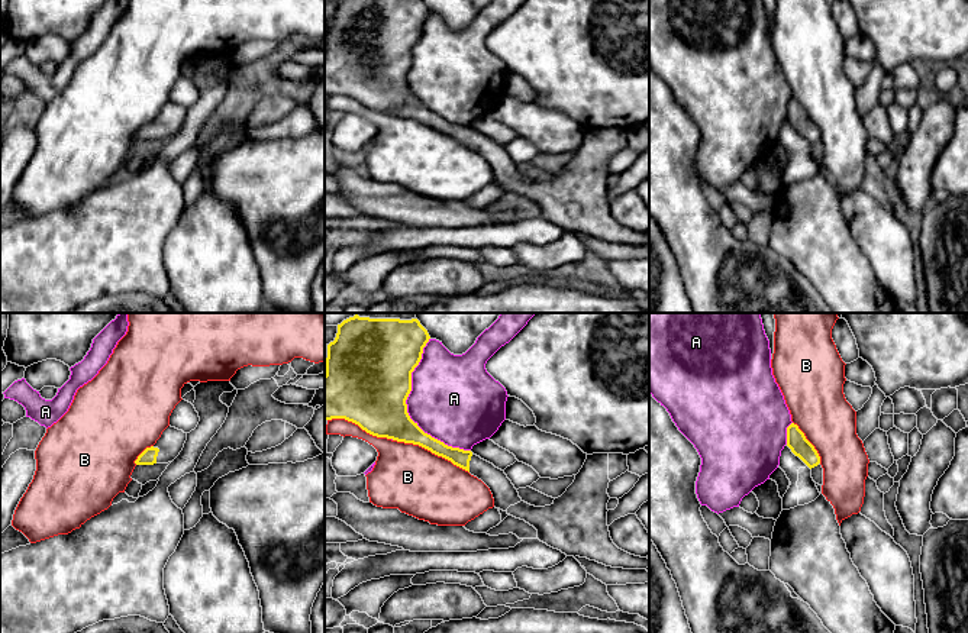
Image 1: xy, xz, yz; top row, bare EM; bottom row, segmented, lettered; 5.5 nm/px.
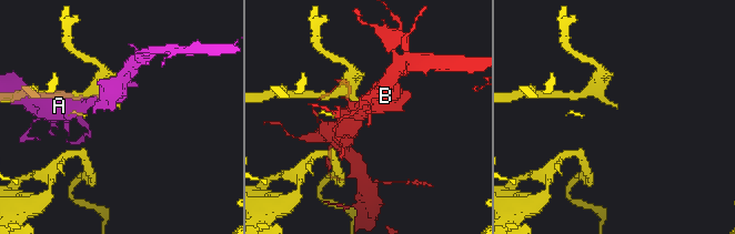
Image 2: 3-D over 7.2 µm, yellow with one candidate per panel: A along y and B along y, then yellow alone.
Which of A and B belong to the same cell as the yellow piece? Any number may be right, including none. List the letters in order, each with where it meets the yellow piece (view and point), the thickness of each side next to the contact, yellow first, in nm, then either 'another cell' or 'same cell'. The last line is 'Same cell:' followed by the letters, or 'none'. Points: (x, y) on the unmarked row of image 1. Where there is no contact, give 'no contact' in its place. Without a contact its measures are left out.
A: xz (406, 83) | 460/440 nm | another cell
B: xz (431, 126) | 170/360 nm | another cell
Same cell: none

